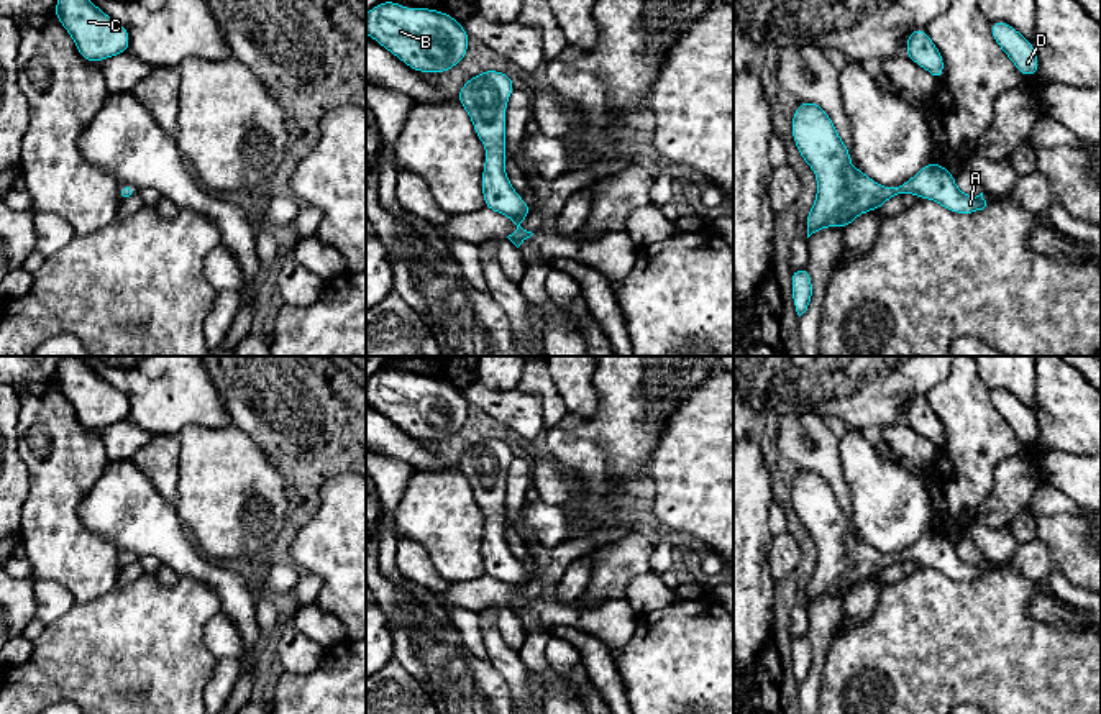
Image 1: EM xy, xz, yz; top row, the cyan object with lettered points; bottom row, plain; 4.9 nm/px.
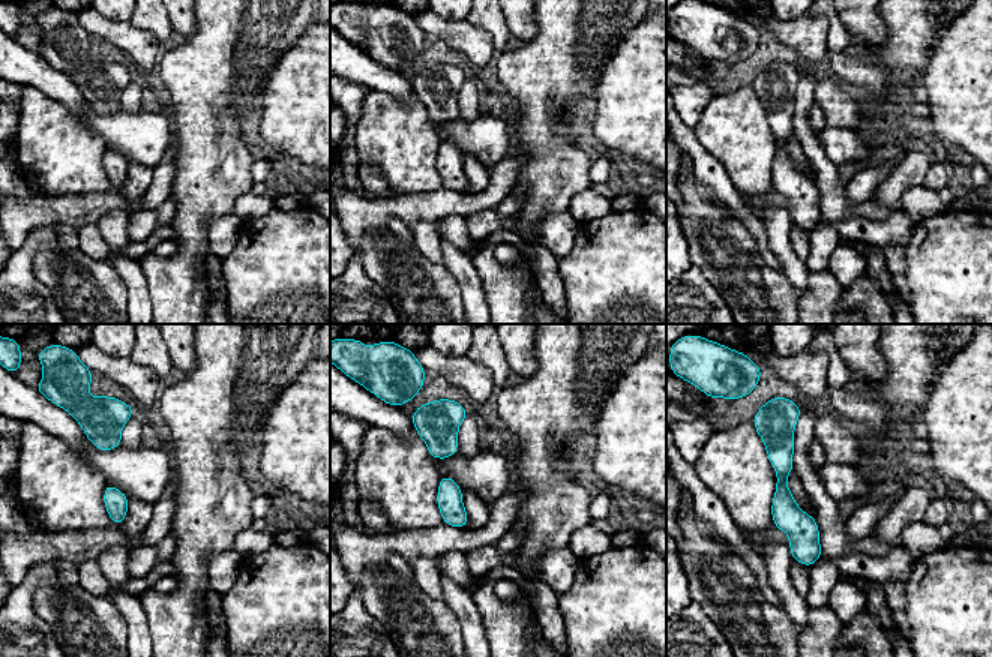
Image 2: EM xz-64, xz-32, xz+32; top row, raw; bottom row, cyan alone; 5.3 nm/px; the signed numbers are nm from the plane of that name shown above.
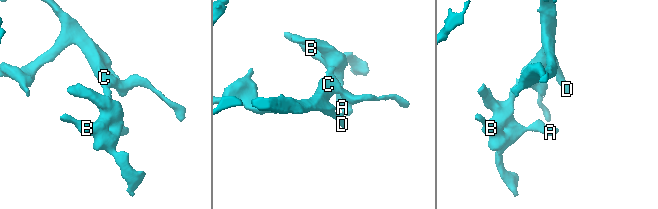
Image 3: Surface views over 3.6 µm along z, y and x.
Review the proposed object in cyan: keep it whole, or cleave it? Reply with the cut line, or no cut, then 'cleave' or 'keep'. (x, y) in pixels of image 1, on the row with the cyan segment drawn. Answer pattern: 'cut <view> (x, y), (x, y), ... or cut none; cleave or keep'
cut none; keep

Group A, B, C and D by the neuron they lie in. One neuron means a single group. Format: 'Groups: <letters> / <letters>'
Groups: A B C D

